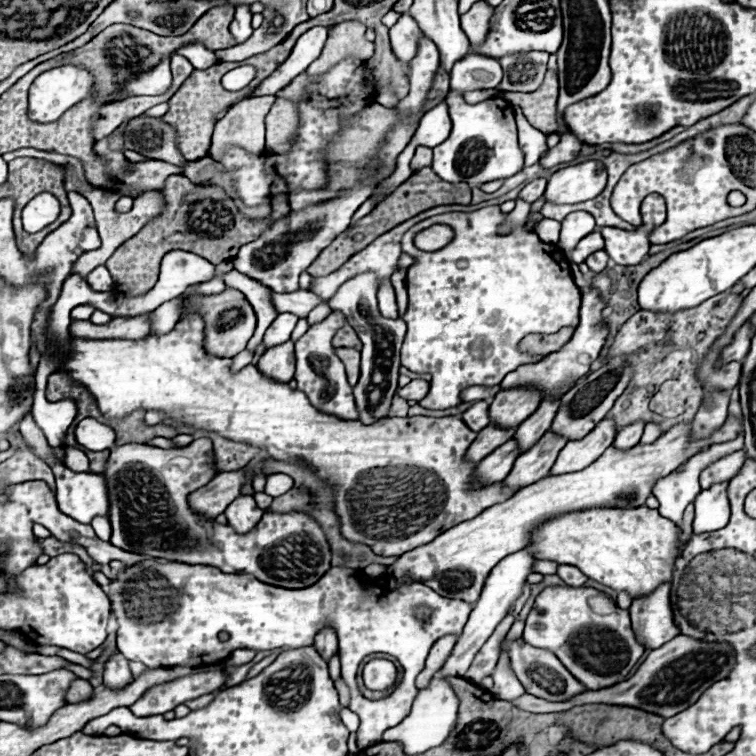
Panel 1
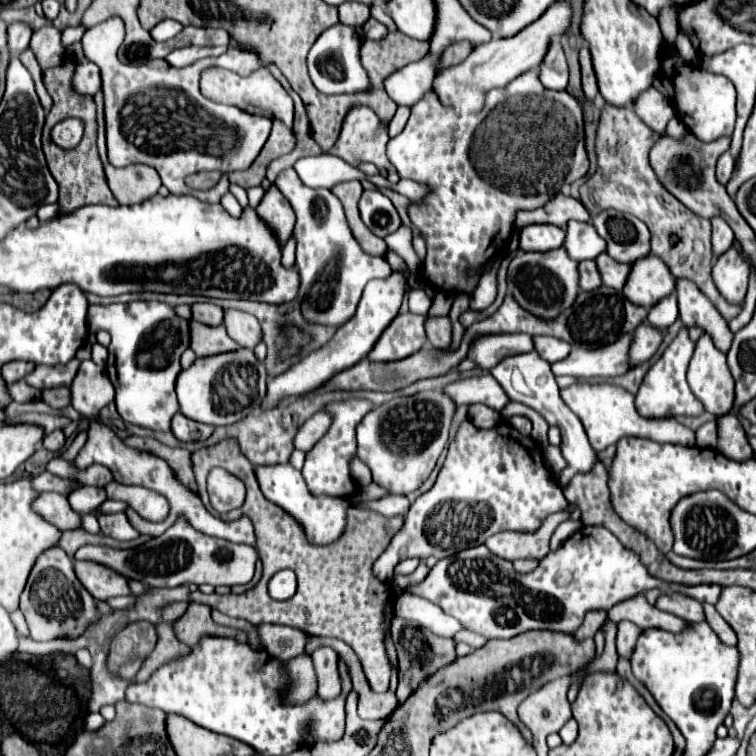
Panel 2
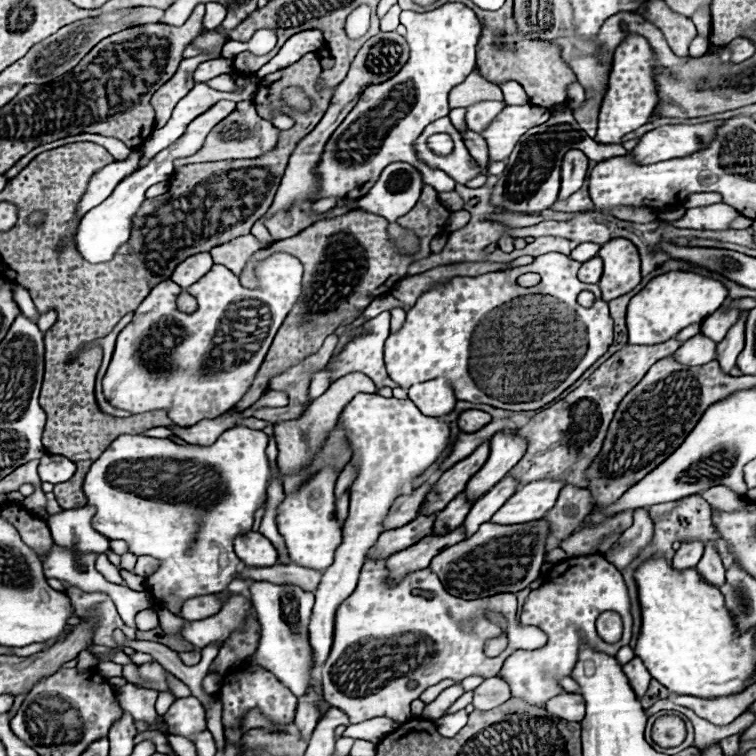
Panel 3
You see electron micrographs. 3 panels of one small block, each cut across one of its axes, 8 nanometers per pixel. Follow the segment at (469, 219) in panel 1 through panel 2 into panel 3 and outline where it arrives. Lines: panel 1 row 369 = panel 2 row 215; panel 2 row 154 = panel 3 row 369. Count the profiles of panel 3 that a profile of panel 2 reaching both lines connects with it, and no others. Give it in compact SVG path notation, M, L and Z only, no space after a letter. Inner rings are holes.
M550 252L538 256L528 266L486 272L472 278L454 276L450 282L432 286L406 314L406 322L402 324L400 332L390 334L386 340L384 358L390 378L402 388L416 382L444 378L454 388L458 400L490 404L504 410L518 402L538 400L534 396L544 396L556 390L572 370L574 378L580 378L582 372L586 372L612 344L614 322L610 318L608 304L602 300L600 288L596 284L580 282L576 278L578 268L580 262L558 252ZM526 272L538 272L542 282L534 288L520 288L516 278ZM582 290L594 292L596 302L592 308L578 306L576 298ZM552 296L558 300L552 300ZM572 308L578 312L578 316L572 312ZM580 318L586 324L586 332ZM522 344L530 344L530 354L512 354L520 352ZM472 352L476 352L476 356L472 356ZM582 358L584 366L578 366Z

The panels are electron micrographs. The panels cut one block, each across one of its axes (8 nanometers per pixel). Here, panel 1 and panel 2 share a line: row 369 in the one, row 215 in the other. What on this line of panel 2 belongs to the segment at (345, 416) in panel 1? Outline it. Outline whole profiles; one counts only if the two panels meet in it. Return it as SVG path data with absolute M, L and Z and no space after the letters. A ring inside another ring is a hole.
M292 168L280 172L274 184L296 212L294 238L296 266L300 274L300 312L306 322L338 328L354 316L364 286L370 280L388 278L392 274L390 264L384 258L370 256L360 248L348 228L340 200L330 190L314 190L304 186Z

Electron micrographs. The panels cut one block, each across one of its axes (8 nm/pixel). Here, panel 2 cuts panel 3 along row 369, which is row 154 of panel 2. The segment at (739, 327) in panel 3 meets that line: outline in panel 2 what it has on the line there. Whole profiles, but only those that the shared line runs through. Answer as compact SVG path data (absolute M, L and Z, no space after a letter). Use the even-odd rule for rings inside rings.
M724 152L720 158L718 158L718 168L716 168L716 176L722 184L726 184L732 176L732 170L734 170L734 158L730 152Z

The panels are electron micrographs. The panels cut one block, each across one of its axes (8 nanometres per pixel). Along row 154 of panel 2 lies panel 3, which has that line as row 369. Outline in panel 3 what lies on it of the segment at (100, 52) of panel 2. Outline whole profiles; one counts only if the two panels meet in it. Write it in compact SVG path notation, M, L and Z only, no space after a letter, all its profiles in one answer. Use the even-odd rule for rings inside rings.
M274 254L266 260L260 260L256 264L256 276L260 280L260 288L250 290L250 288L244 288L238 276L232 274L226 266L214 264L208 274L204 274L196 284L186 288L186 292L194 296L198 302L198 308L192 314L184 314L176 306L176 300L182 292L178 284L174 284L172 280L164 280L156 284L152 292L144 298L140 308L134 312L134 320L128 324L128 328L120 332L116 340L112 362L102 380L104 396L108 396L108 400L112 400L116 408L124 408L132 414L142 414L150 410L168 410L168 418L174 420L178 426L192 426L200 420L216 418L228 412L246 394L246 388L252 384L256 370L260 368L278 328L282 326L284 318L288 316L288 312L294 308L294 304L302 294L302 264L294 256ZM240 300L260 300L260 304L268 306L270 318L262 322L266 326L258 326L260 320L252 318L256 320L254 326L240 328L240 330L228 328L224 324L224 312L234 302L240 302ZM178 330L182 330L184 336L180 336Z

